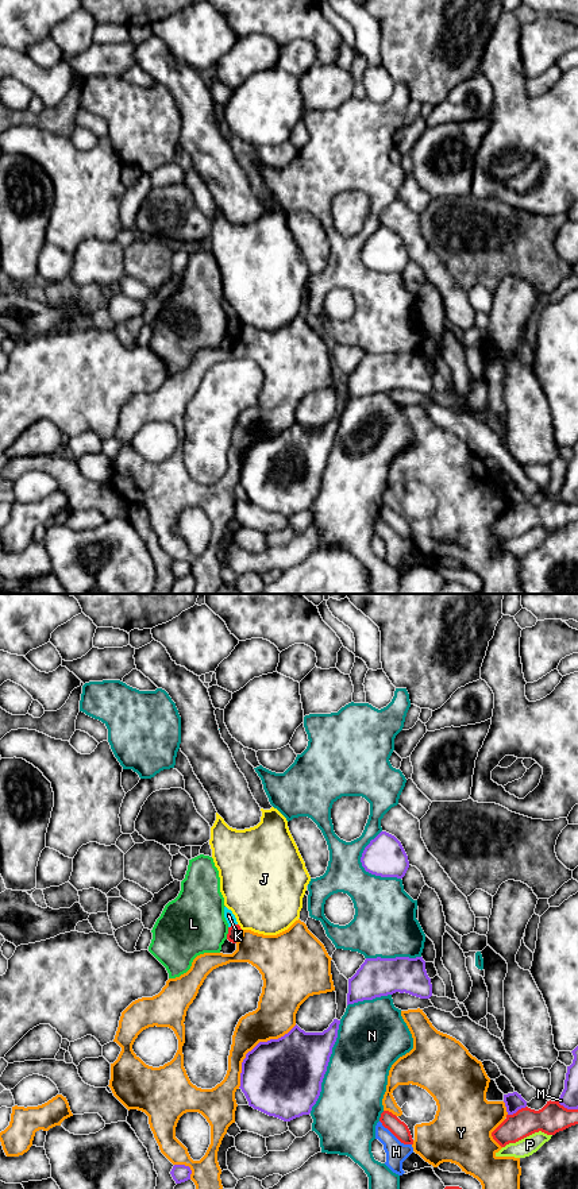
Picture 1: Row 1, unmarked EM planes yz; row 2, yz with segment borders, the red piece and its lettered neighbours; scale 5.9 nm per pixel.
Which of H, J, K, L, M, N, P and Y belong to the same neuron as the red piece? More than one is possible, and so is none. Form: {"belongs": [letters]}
{"belongs": []}

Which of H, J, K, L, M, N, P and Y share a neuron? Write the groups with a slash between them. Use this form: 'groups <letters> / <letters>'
groups H K / J / L / M / N / P / Y

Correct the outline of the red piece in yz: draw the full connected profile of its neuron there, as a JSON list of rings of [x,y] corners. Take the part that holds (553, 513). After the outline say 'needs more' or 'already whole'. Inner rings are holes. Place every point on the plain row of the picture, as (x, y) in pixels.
[[[550,495],[539,506],[525,502],[513,510],[506,510],[492,532],[501,543],[505,543],[539,526],[555,530],[575,520],[578,520],[578,505],[567,505],[559,497]]]; already whole

